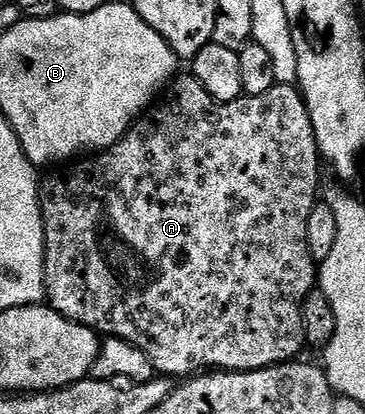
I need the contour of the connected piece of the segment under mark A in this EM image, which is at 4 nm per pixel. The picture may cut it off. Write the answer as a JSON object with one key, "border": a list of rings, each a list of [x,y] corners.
{"border":[[[174,77],[156,105],[138,118],[110,150],[100,151],[92,160],[78,161],[68,167],[70,170],[65,175],[53,174],[46,182],[44,179],[40,183],[48,305],[65,318],[91,327],[98,335],[122,338],[131,343],[151,359],[158,375],[174,380],[196,375],[206,368],[213,372],[240,372],[265,370],[269,366],[292,362],[306,349],[301,306],[319,282],[318,263],[311,256],[311,248],[307,248],[307,219],[319,202],[317,185],[321,182],[323,163],[305,97],[296,85],[278,84],[271,88],[271,92],[263,92],[263,96],[242,96],[234,102],[216,102],[197,78],[181,77]]]}

